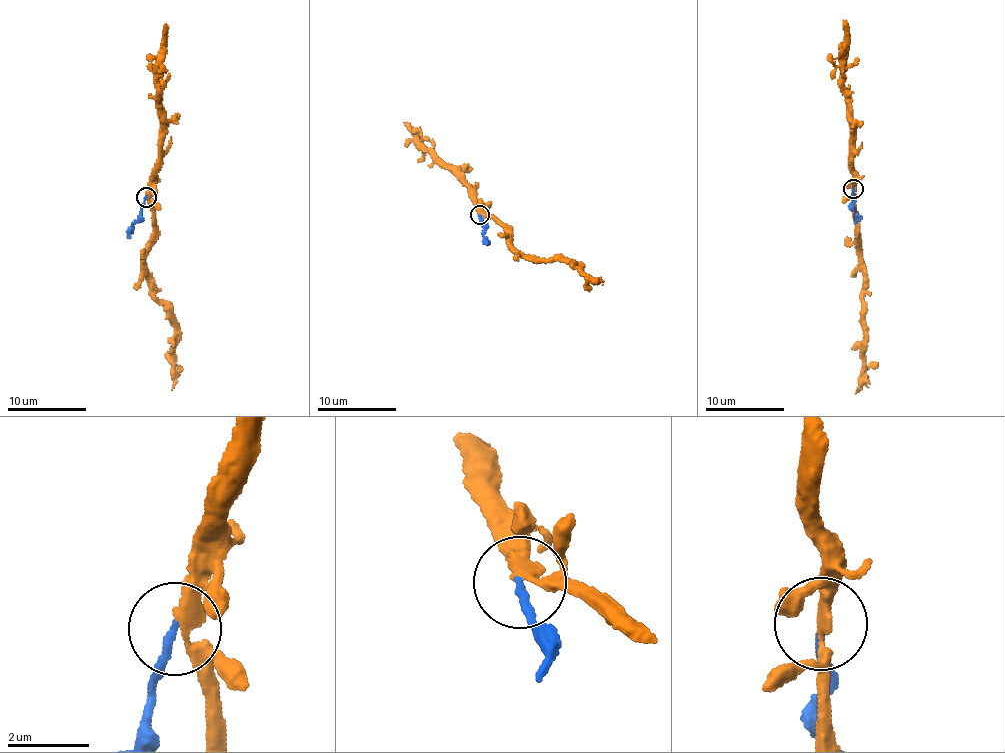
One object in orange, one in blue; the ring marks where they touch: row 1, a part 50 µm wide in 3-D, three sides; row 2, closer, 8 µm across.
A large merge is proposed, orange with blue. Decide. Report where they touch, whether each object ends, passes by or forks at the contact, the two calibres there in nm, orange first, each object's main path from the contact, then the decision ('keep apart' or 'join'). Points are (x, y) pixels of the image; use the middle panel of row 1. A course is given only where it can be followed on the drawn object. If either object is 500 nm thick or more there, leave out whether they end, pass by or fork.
(479, 214) | orange passes by | blue ends | 280/150 nm | orange via (479, 214), (492, 218), (511, 234), (511, 245), (526, 258), (537, 262), (553, 259), (575, 263), (596, 283) | blue via (480, 215), (487, 227), (483, 236), (488, 242) | keep apart

